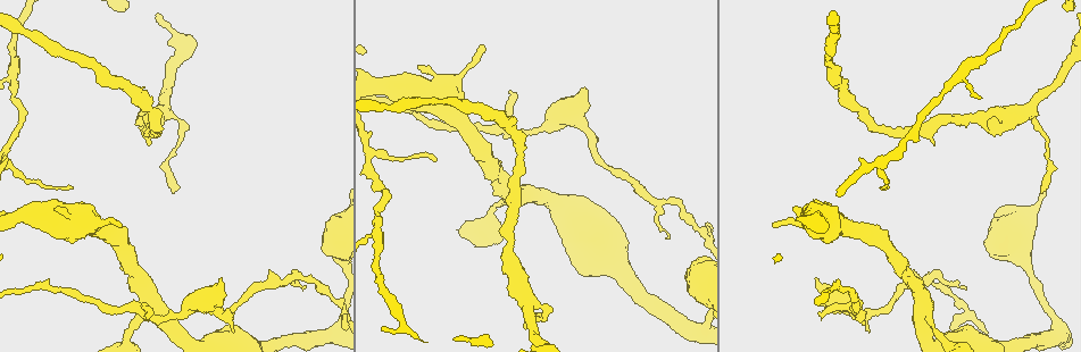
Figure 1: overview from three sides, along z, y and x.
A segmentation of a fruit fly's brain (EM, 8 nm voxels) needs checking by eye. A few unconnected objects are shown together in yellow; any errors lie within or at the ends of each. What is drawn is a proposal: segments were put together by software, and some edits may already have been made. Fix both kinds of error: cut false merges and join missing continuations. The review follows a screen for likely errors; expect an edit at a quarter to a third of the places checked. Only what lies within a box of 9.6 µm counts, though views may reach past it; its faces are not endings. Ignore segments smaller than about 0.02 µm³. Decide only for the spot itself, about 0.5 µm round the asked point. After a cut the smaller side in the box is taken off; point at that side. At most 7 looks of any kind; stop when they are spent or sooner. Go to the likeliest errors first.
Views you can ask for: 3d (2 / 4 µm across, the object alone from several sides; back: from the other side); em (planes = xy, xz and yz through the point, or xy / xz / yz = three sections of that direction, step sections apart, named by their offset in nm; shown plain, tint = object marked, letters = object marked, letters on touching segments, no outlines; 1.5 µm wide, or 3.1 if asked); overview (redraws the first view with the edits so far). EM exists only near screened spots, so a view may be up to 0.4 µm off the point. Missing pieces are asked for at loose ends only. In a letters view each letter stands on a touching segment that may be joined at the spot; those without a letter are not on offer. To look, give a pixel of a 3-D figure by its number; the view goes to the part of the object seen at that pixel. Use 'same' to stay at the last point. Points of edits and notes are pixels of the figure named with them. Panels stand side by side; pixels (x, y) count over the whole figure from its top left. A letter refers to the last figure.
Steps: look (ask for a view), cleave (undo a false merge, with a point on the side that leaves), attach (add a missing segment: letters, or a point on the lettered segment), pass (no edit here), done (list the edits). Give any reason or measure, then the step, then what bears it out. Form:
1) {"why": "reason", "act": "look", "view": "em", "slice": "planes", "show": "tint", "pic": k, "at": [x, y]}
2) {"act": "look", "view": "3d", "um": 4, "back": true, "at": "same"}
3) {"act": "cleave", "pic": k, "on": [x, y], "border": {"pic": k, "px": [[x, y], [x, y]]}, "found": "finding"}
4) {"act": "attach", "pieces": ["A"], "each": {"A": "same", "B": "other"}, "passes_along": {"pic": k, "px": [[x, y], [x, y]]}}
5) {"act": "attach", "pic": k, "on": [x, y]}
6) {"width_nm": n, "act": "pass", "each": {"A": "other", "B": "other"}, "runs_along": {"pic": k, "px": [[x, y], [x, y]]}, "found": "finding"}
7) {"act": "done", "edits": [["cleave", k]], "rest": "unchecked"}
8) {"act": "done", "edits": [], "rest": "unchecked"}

{"why": "branch stops here", "act": "look", "view": "em", "slice": "xz", "step": 8, "show": "letters", "pic": 1, "at": [965, 286]}

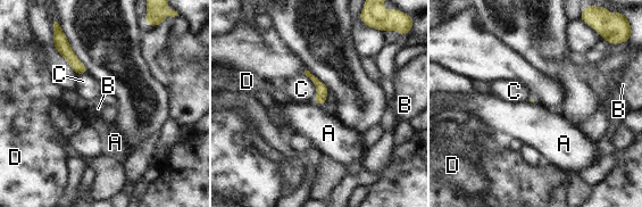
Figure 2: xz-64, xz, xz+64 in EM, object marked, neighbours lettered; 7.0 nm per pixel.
{"longest_contact_nm": ["C", 200], "act": "pass", "each": {"A": "other", "B": "other", "C": "other", "D": "other"}, "border": {"pic": 2, "px": [[305, 74], [316, 88], [313, 101]]}, "found": "none of them fits"}

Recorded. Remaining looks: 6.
{"why": "sudden change in width", "act": "look", "view": "em", "slice": "yz", "step": 4, "show": "tint", "pic": 1, "at": [1045, 144]}

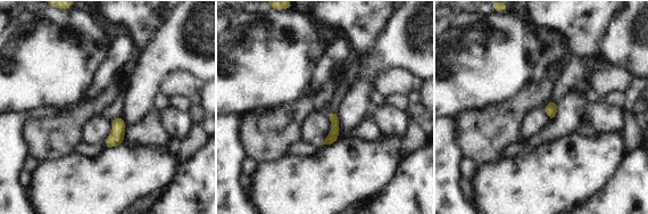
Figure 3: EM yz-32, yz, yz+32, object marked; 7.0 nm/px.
{"why": "cut it another way", "act": "look", "view": "em", "slice": "planes", "show": "letters", "at": "same"}

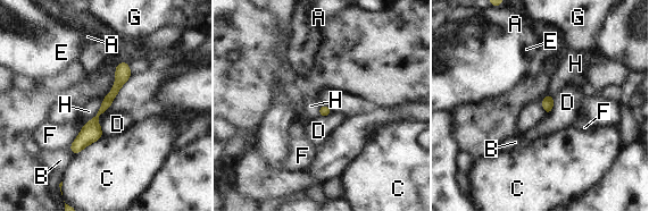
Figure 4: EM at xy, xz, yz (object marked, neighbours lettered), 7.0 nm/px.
{"act": "pass", "each": {"A": "other", "B": "other", "C": "other", "D": "other", "E": "other", "F": "other", "G": "other", "H": "other"}, "found": "all the same cell"}

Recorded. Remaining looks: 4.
{"why": "narrows sharply", "act": "look", "view": "3d", "um": 2, "pic": 1, "at": [142, 311]}

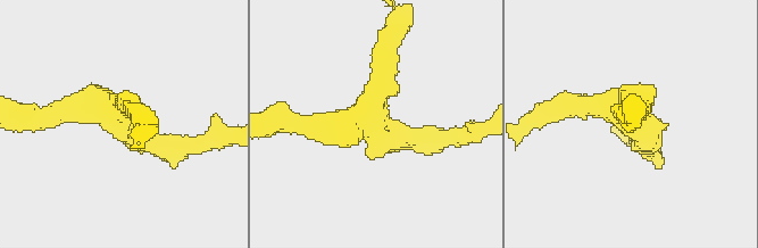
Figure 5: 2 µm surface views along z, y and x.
{"why": "shape alone is not enough", "act": "look", "view": "em", "slice": "xy", "step": 8, "show": "tint", "pic": 5, "at": [377, 124]}

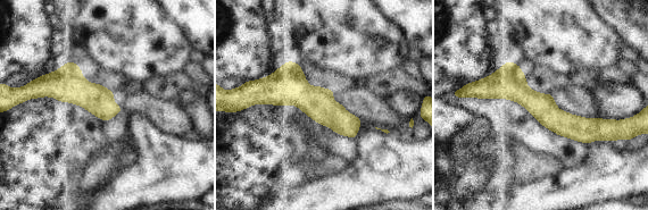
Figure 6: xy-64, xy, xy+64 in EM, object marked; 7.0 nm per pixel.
{"act": "look", "view": "em", "slice": "planes", "show": "letters", "at": "same"}

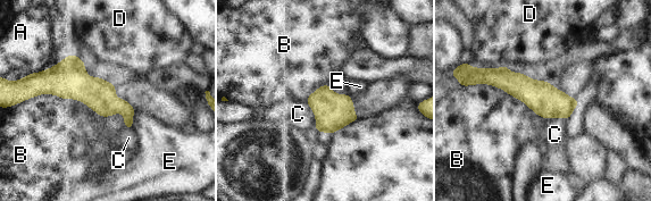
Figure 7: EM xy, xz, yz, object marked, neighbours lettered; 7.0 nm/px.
{"act": "pass", "each": {"A": "other", "B": "other", "C": "other", "D": "other", "E": "other"}, "runs_along": {"pic": 7, "px": [[480, 76], [574, 102]]}, "found": "one cell here"}

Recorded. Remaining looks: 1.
{"act": "done", "edits": [], "rest": "unchecked"}

